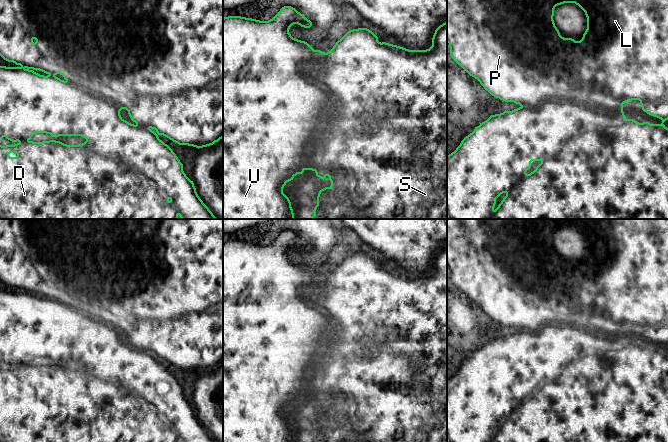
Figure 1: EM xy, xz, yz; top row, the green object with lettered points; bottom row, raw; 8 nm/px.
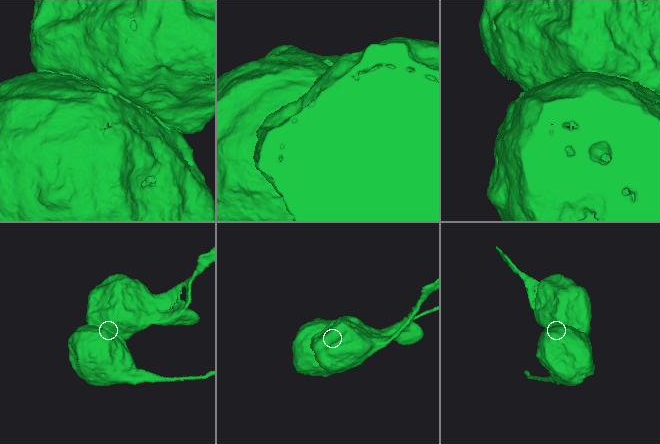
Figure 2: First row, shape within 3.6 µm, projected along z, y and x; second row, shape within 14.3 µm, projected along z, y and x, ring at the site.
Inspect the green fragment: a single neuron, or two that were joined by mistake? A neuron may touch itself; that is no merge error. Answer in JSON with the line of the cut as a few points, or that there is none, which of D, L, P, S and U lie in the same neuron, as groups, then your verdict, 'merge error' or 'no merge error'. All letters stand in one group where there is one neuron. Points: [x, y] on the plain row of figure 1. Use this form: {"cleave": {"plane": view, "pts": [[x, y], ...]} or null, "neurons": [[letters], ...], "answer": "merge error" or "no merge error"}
{"cleave": {"plane": "xz", "pts": [[314, 274], [302, 297], [327, 319], [327, 342], [297, 397]]}, "neurons": [["D", "U"], ["L", "P", "S"]], "answer": "merge error"}

